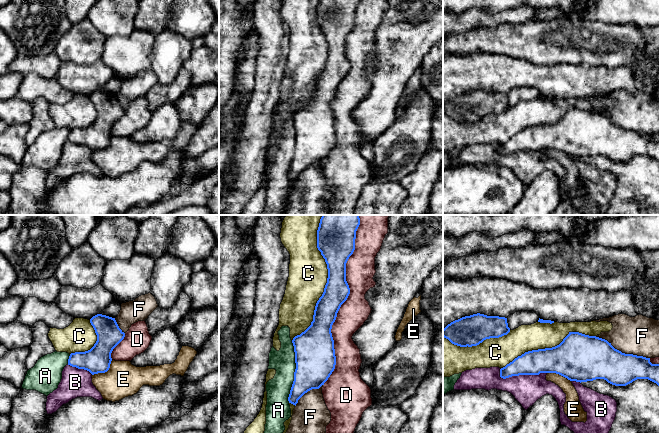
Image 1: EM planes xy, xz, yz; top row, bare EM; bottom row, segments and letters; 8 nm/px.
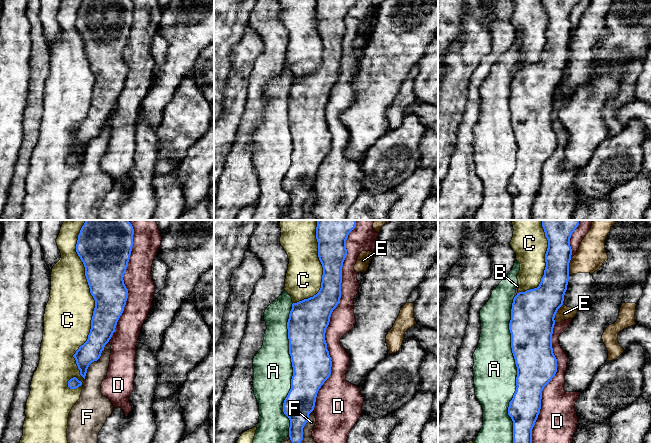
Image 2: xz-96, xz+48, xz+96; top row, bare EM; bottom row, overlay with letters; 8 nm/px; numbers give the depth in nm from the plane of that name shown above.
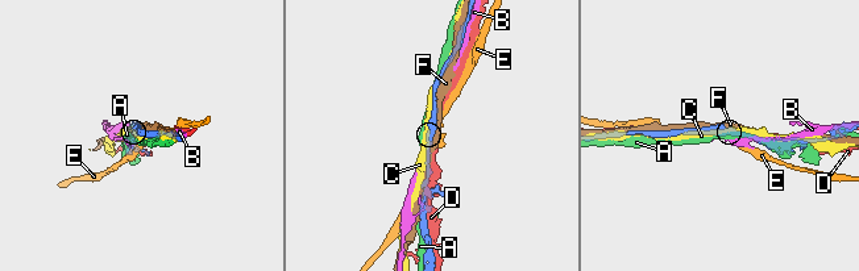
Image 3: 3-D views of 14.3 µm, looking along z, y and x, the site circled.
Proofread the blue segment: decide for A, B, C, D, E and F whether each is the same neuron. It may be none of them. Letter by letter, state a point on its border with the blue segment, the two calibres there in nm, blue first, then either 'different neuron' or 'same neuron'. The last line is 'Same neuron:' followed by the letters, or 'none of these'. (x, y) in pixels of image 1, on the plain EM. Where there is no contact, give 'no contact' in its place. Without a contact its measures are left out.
A: xz (295, 147) | 320/190 nm | different neuron
B: yz (522, 150) | 200/240 nm | different neuron
C: xz (326, 60) | 200/320 nm | different neuron
D: xz (341, 80) | 200/220 nm | different neuron
E: xy (104, 148) | 200/280 nm | different neuron
F: yz (621, 128) | 340/320 nm | different neuron
Same neuron: none of these

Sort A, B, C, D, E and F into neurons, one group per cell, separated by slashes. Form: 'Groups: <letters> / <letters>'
Groups: A / B / C / D / E / F

